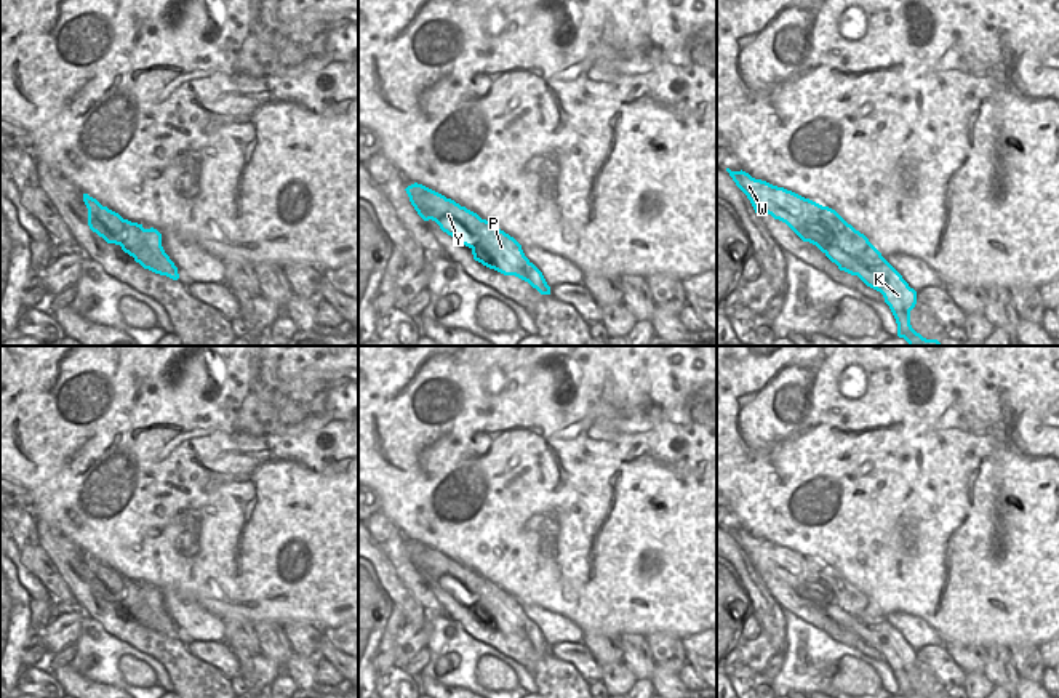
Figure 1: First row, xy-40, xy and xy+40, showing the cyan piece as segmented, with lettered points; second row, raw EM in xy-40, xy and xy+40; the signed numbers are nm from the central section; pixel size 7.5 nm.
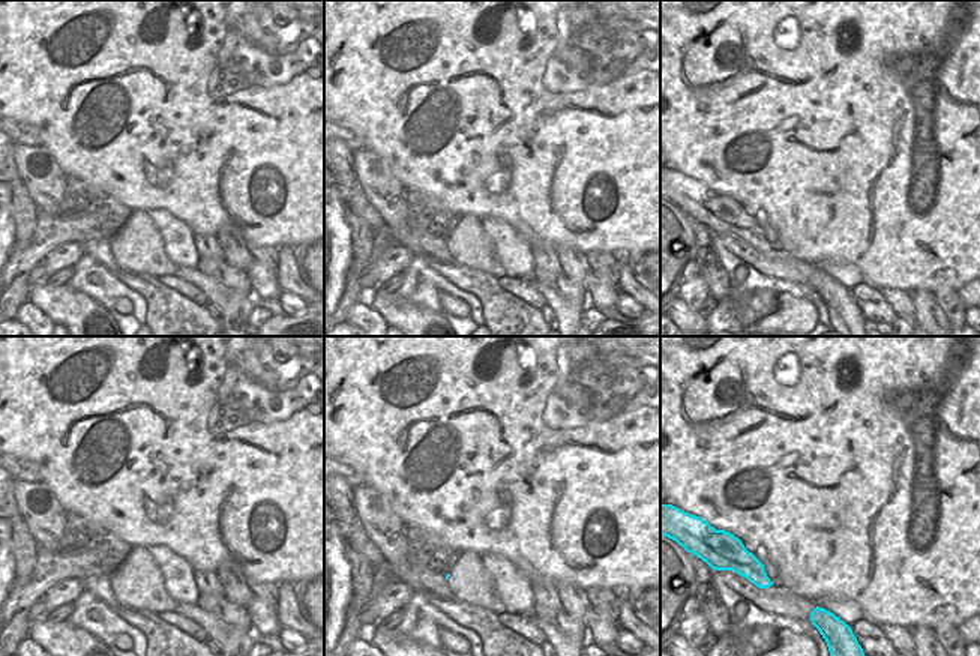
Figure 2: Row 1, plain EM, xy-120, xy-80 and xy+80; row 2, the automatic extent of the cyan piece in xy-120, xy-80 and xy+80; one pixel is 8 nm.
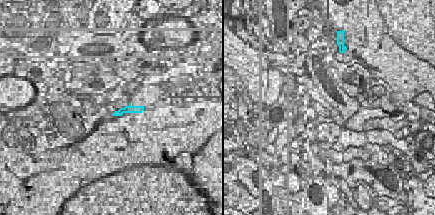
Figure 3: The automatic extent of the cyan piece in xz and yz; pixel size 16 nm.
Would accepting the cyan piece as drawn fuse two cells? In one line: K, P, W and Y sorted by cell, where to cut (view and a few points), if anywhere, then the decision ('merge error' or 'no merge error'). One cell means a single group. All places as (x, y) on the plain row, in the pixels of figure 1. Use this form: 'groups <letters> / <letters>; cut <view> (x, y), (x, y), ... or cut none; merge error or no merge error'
groups K P W Y; cut none; no merge error

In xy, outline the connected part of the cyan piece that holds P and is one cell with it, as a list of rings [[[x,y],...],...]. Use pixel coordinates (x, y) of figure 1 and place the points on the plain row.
[[[414,541],[405,549],[418,573],[424,580],[435,580],[443,591],[469,605],[475,620],[528,640],[541,653],[550,653],[542,631],[525,615],[514,596],[422,543]]]

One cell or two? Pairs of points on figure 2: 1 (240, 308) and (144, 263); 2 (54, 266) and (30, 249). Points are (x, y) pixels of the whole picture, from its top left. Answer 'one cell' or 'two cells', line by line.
1: one cell
2: two cells

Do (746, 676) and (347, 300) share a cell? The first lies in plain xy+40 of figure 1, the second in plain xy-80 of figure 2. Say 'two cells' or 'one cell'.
two cells

